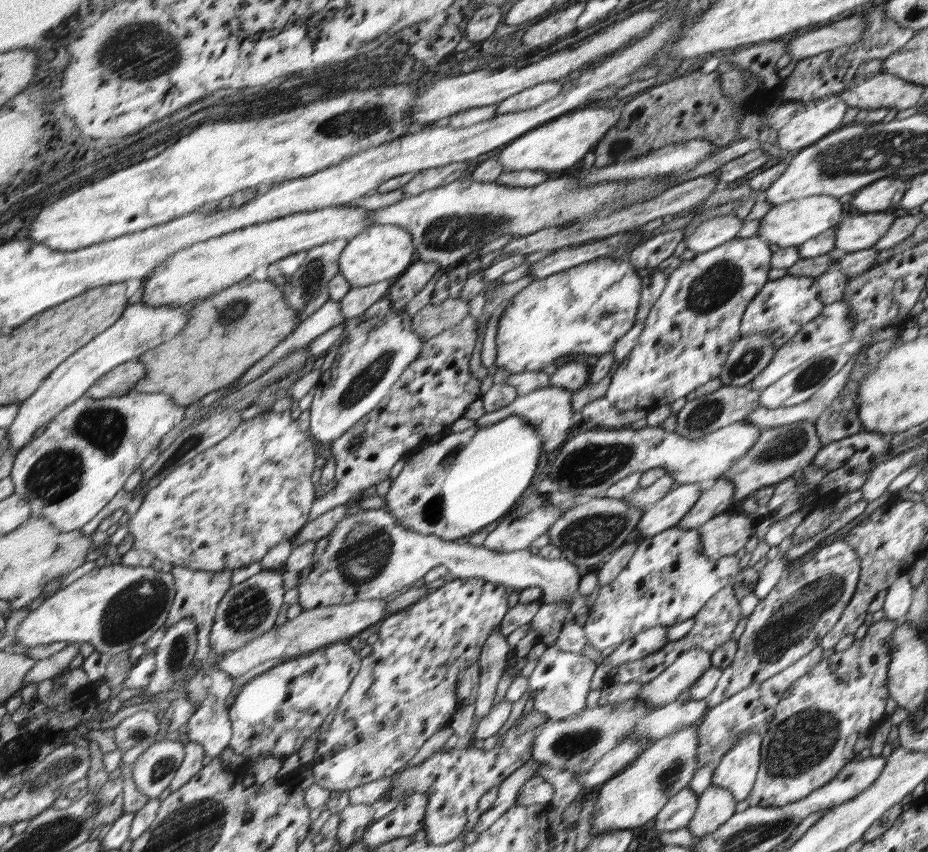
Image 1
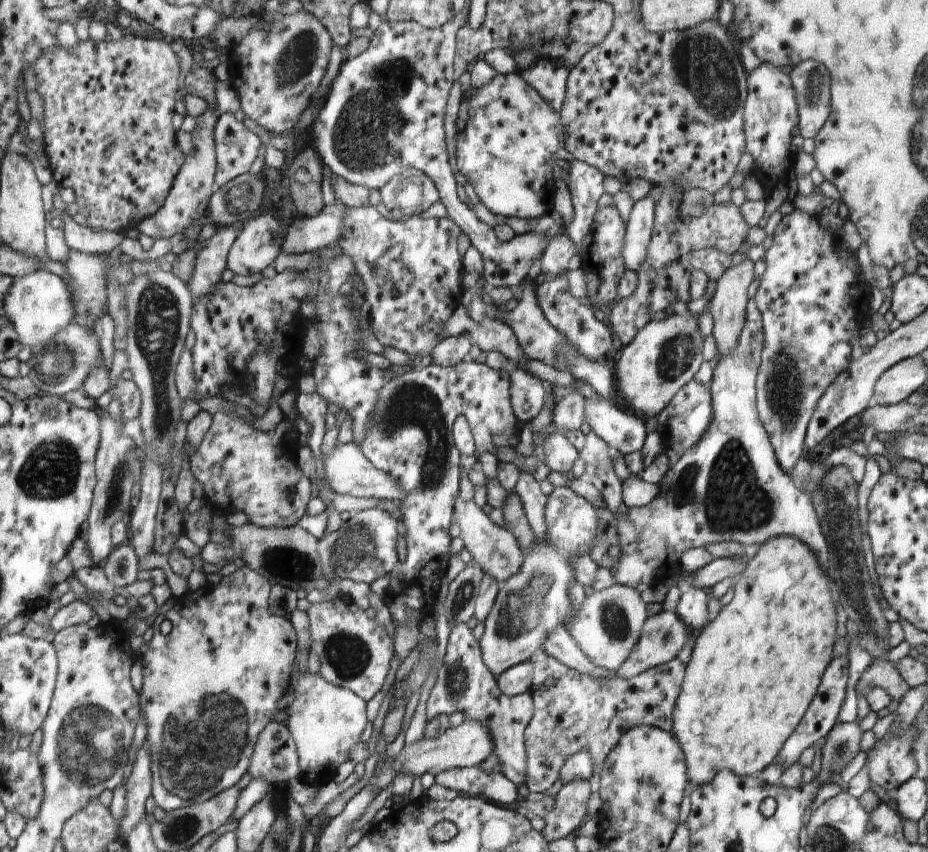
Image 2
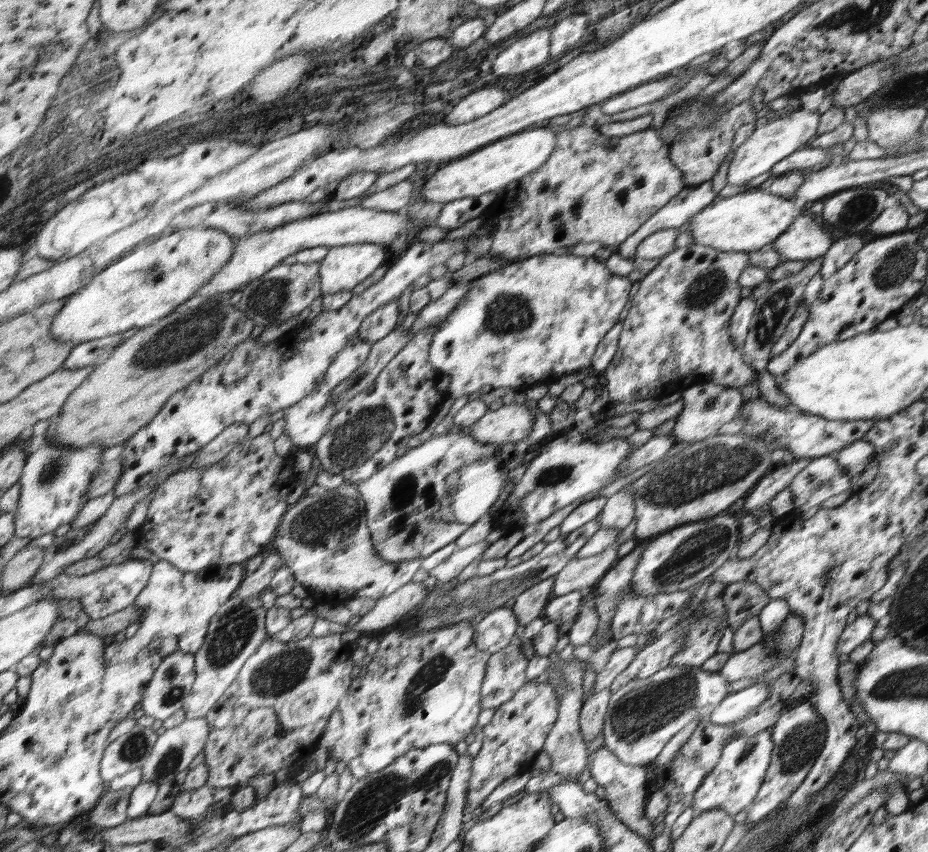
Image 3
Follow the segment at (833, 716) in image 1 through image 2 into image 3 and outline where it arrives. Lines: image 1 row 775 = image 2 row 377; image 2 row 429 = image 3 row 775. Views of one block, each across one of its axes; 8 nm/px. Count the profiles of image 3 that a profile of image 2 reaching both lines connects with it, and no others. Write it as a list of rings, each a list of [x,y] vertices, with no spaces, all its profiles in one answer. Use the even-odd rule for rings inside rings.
[[[808,700],[782,712],[770,732],[773,750],[769,768],[764,775],[764,781],[756,794],[754,803],[747,808],[748,816],[743,821],[744,824],[748,824],[746,828],[749,829],[764,820],[772,810],[781,807],[792,796],[792,792],[800,788],[803,781],[807,779],[806,774],[811,771],[816,760],[819,759],[828,736],[827,724],[819,712],[816,712],[816,707],[808,703]]]

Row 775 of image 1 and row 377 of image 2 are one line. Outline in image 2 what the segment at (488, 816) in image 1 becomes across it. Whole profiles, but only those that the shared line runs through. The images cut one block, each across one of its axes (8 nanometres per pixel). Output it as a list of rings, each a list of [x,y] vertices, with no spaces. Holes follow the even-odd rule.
[[[516,368],[508,371],[510,374],[510,404],[514,416],[521,423],[530,423],[548,402],[550,392],[535,375],[524,369]]]

